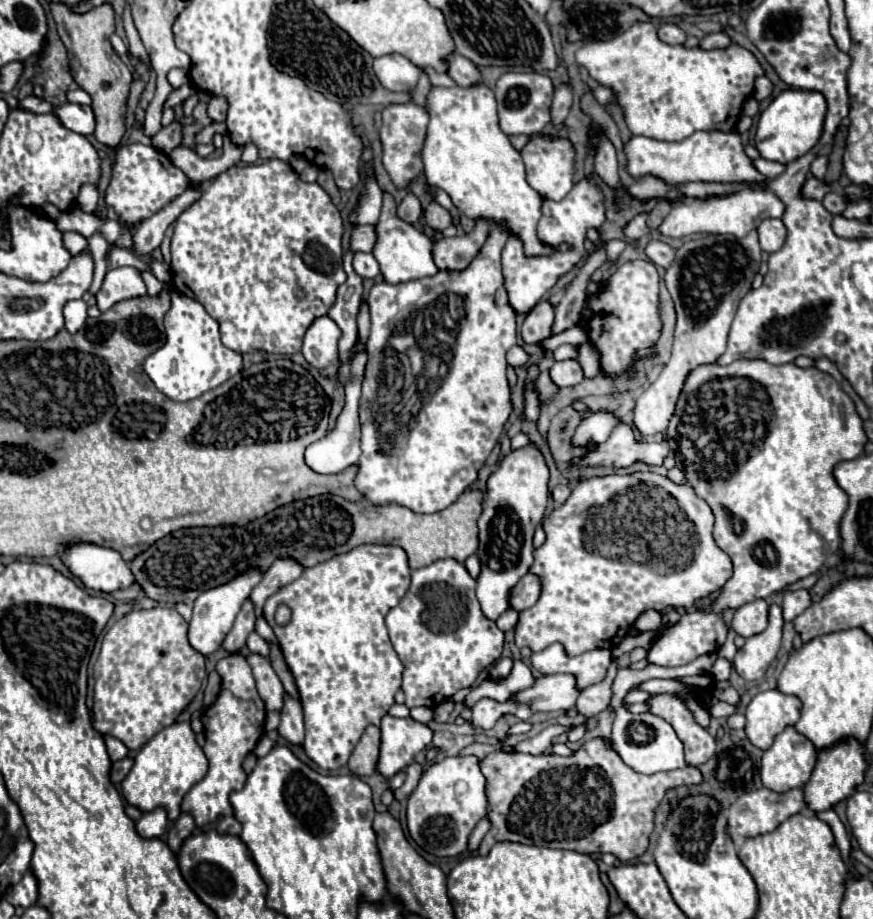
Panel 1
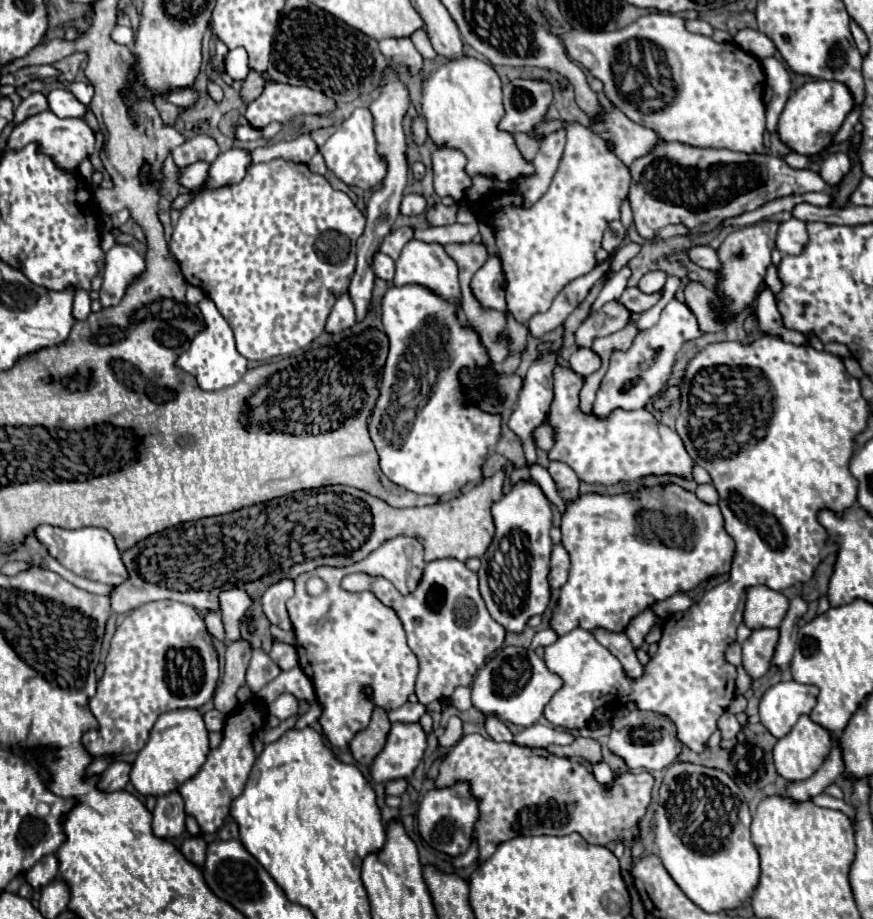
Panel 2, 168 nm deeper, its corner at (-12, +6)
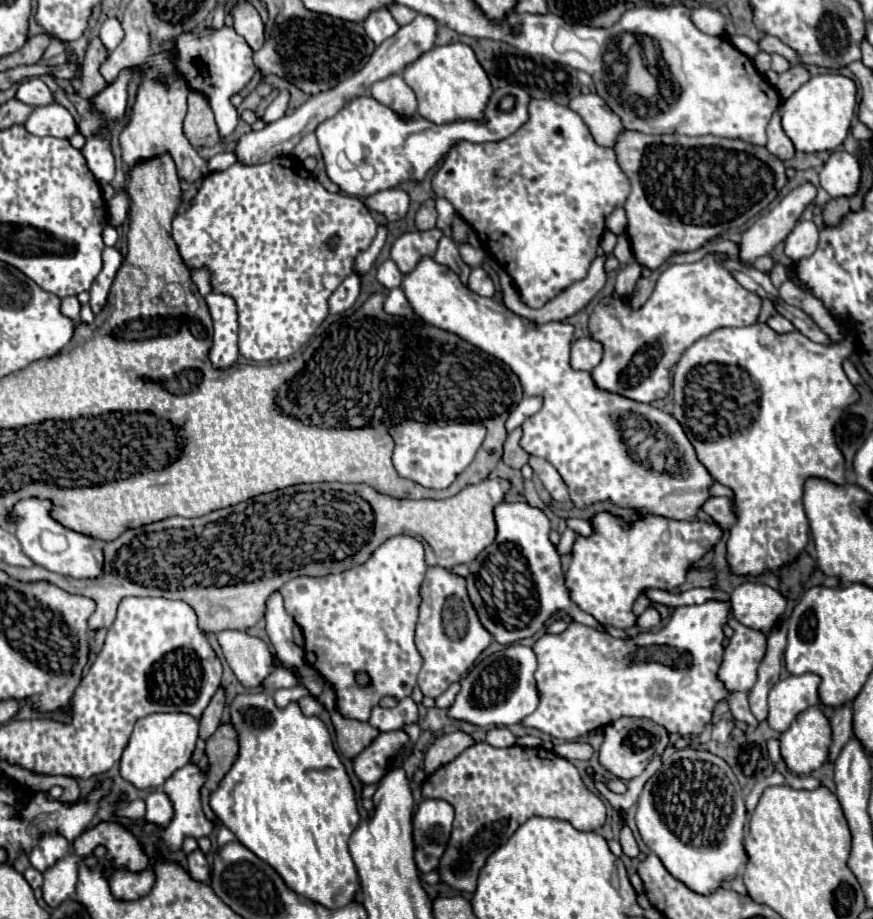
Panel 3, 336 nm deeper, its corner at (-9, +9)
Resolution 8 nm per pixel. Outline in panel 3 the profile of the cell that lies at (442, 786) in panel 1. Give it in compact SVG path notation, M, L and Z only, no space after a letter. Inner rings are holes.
M423 800L413 816L415 864L419 872L437 868L453 824L453 808L443 800Z

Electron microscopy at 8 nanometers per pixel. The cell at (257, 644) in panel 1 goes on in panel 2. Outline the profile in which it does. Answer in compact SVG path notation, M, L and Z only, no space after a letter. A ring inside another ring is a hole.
M272 641L272 649L270 649L270 659L282 669L292 669L298 665L298 655L296 655L296 647L294 645L288 645L288 643L282 643L282 641Z

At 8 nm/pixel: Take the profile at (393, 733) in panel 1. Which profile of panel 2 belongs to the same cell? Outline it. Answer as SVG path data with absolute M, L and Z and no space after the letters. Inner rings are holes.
M392 723L382 753L370 765L370 773L374 781L386 783L392 779L410 777L418 767L418 763L422 761L426 747L428 747L426 731L422 729L420 723L412 723L412 725Z

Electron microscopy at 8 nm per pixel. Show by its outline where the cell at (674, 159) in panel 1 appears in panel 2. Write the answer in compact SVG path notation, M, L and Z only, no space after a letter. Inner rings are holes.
M606 109L600 115L600 121L592 123L592 131L614 143L614 153L626 167L644 157L644 153L652 153L652 149L662 141L656 131L630 121L618 109Z

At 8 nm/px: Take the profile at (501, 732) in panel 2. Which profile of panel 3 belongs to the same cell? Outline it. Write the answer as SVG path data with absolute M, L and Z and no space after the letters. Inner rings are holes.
M493 728L487 732L487 744L495 748L507 748L515 744L515 736L507 728Z

